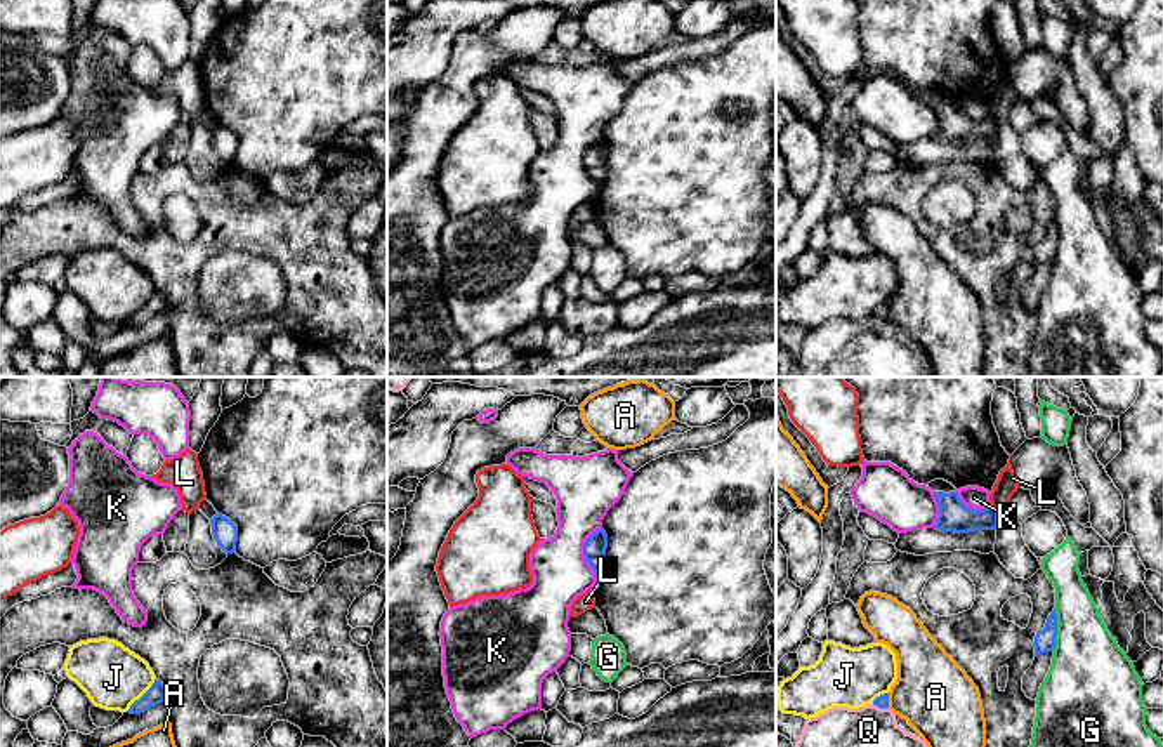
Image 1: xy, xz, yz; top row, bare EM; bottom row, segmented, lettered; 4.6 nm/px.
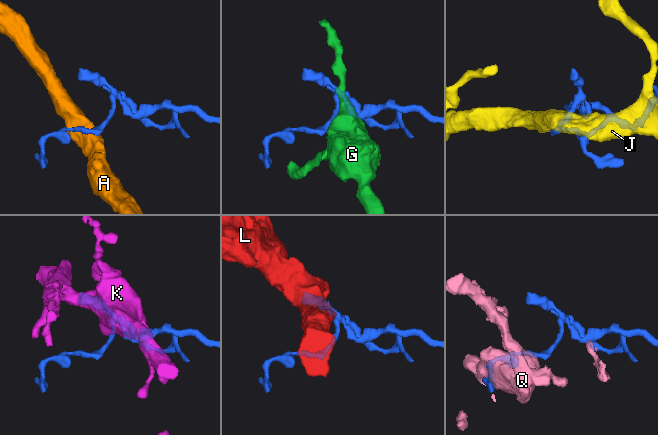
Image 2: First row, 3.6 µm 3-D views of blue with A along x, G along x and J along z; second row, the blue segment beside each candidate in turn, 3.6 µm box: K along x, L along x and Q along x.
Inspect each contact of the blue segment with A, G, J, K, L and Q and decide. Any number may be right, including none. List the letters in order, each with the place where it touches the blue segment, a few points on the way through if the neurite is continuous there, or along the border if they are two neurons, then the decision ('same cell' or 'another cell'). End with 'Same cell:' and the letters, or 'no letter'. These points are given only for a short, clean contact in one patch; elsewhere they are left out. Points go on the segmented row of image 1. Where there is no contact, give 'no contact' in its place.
A: contact yz (887, 700); another cell
G: contact yz (1056, 629); another cell
J: contact xy (143, 695); another cell
K: contact xz (585, 558); border xz (601, 527), (584, 544), (584, 558), (596, 577), (591, 591); another cell
L: contact yz (995, 509); border yz (990, 504), (998, 513); another cell
Q: contact yz (880, 707); another cell
Same cell: no letter

